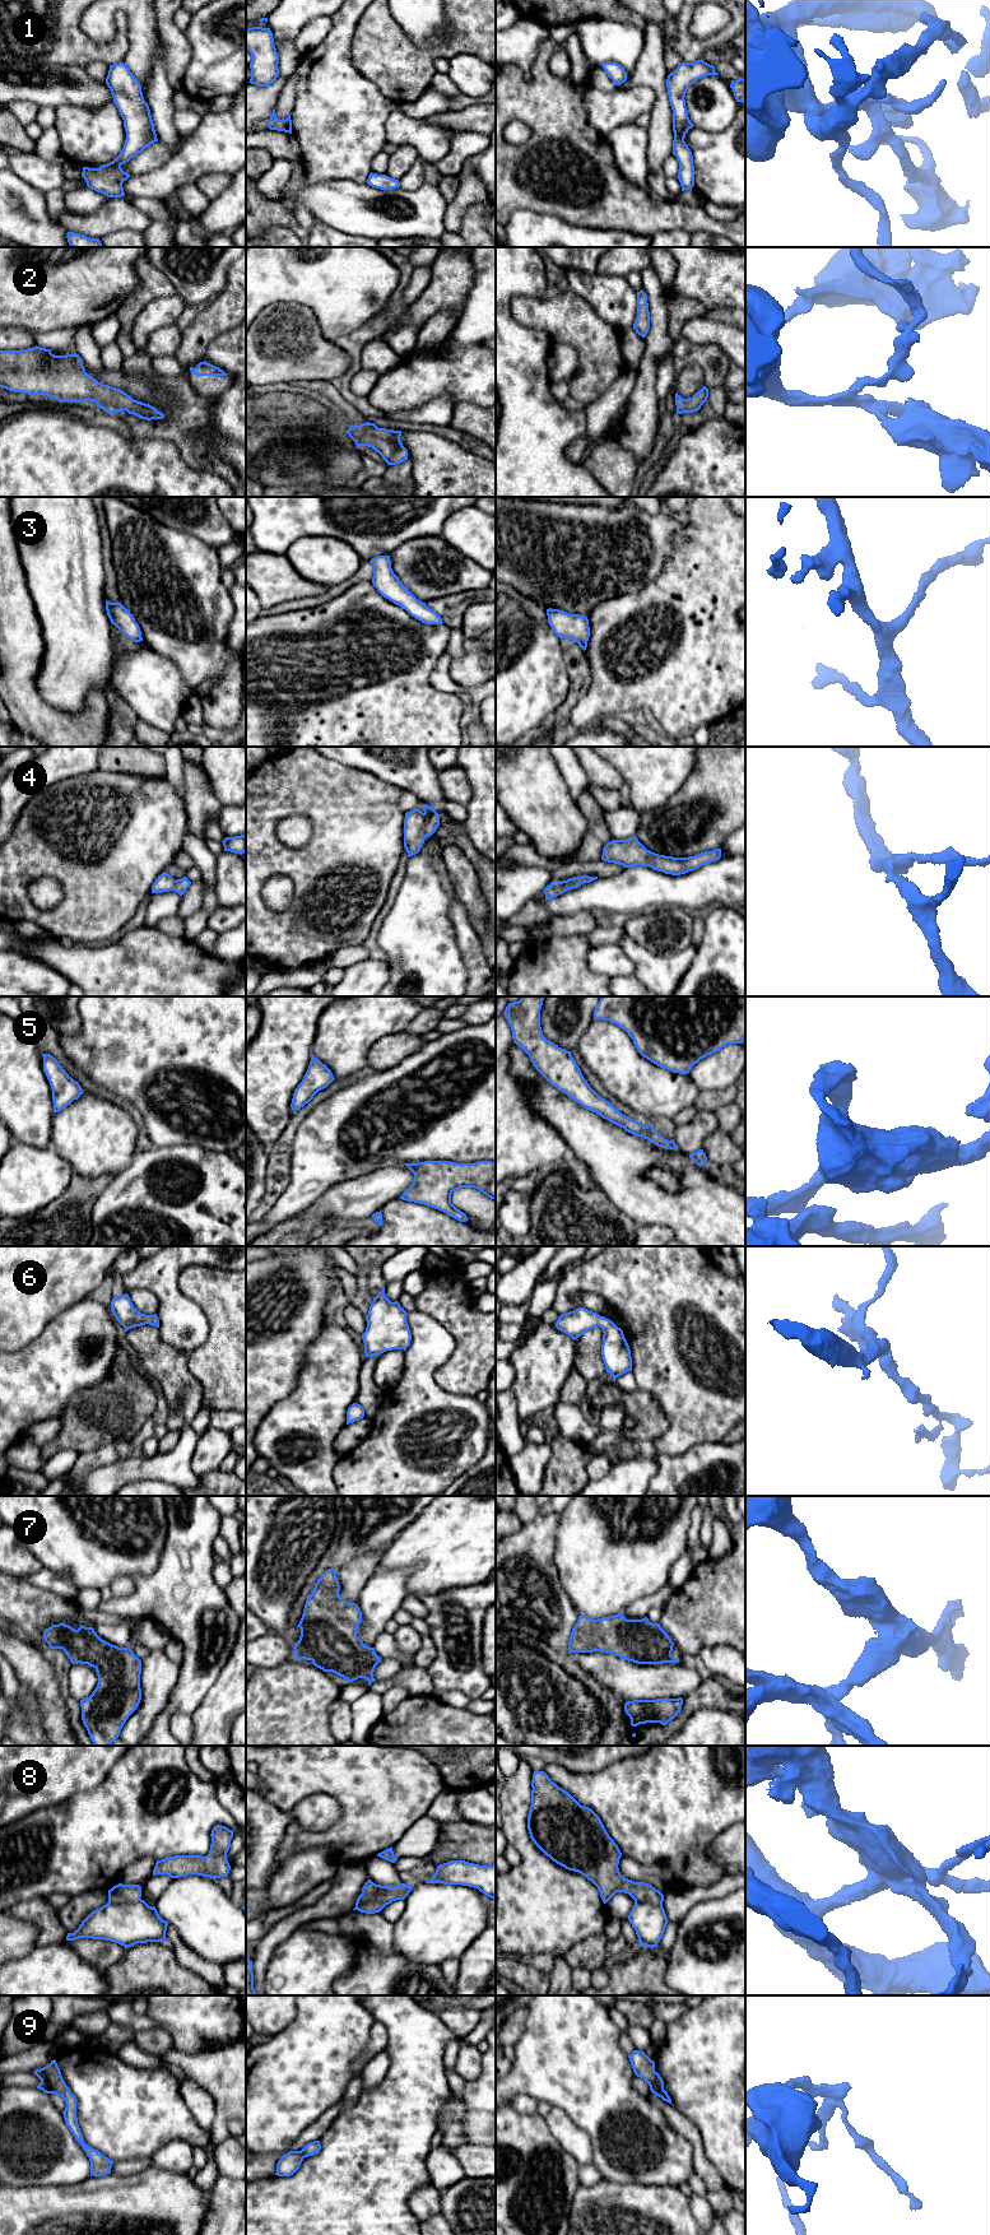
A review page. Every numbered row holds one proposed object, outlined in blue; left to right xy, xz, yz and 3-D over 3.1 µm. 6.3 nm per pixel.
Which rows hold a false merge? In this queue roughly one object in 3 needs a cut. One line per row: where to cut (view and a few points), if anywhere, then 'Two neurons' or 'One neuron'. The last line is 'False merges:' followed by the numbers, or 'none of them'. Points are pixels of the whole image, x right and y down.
1: No split. One neuron
2: No split. One neuron
3: No split. One neuron
4: No split. One neuron
5: No split. One neuron
6: No split. One neuron
7: No split. One neuron
8: Split along xy (140, 1899), (133, 1903), (108, 1903). Two neurons
9: No split. One neuron
False merges: 8

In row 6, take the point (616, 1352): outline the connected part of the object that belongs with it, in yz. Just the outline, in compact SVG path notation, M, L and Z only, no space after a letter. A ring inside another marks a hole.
M585 1307L559 1315L556 1323L558 1330L568 1334L575 1340L595 1326L603 1329L601 1356L606 1372L613 1376L615 1383L618 1376L632 1371L631 1349L623 1330L612 1320Z

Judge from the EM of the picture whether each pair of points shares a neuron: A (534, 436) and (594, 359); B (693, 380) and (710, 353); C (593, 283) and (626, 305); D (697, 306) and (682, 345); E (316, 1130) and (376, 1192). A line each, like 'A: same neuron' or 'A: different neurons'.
A: different neurons
B: different neurons
C: same neuron
D: same neuron
E: different neurons

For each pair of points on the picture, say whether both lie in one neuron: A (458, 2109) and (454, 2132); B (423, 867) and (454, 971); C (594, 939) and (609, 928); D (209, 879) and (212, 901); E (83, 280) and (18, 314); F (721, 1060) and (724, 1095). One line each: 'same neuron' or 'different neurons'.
A: same neuron
B: same neuron
C: same neuron
D: same neuron
E: same neuron
F: different neurons

